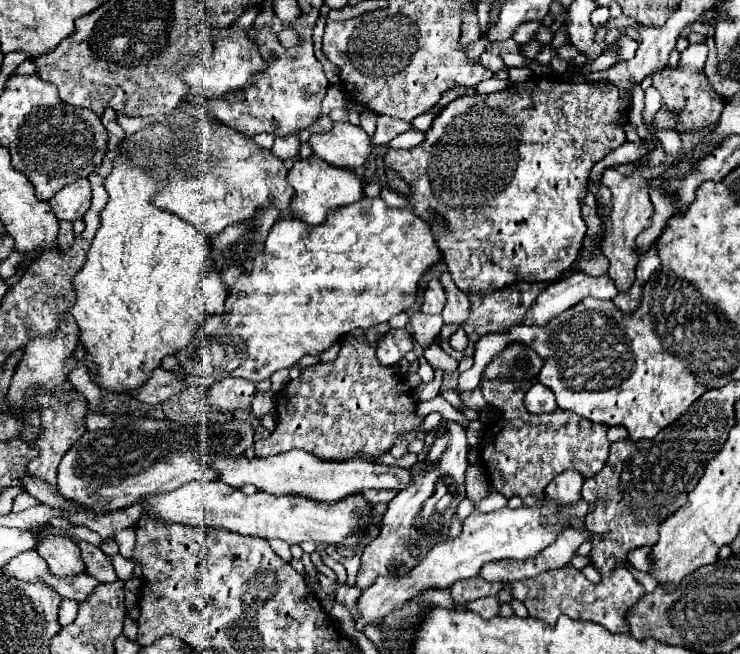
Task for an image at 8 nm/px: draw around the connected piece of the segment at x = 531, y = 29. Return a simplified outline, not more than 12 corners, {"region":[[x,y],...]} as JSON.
{"region":[[540,21],[522,23],[512,39],[520,45],[528,43],[536,29]]}

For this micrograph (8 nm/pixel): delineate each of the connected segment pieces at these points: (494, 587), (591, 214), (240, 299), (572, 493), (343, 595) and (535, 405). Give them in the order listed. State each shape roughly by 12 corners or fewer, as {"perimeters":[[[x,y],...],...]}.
{"perimeters":[[[482,577],[456,581],[450,591],[456,605],[498,595],[500,581]],[[588,193],[584,201],[582,217],[588,225],[588,237],[600,231],[596,203]],[[380,197],[280,219],[208,323],[270,379],[416,303],[430,223]],[[564,471],[546,487],[546,499],[576,503],[584,477]],[[338,587],[336,601],[350,611],[358,621],[356,601],[360,591],[356,587]],[[536,381],[524,395],[528,413],[558,409],[548,387]]]}

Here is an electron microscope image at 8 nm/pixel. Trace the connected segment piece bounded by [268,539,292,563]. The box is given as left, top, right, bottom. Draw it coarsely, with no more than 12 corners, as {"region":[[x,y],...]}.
{"region":[[270,539],[274,549],[282,561],[292,561],[290,545]]}

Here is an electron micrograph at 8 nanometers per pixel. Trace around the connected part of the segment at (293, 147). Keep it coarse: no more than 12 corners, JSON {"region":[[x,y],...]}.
{"region":[[296,135],[276,137],[272,153],[290,159],[300,153]]}

